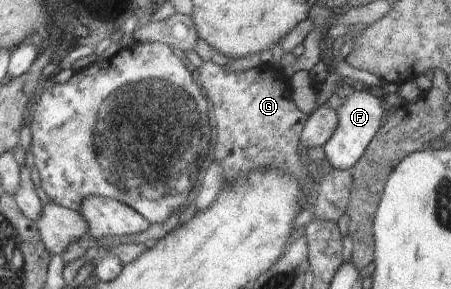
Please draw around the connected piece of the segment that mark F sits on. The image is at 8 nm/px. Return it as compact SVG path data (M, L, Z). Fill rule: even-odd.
M348 88L342 93L342 104L336 113L338 116L337 128L321 149L324 151L324 158L333 168L345 171L353 167L364 155L371 139L380 129L381 120L385 117L386 112L381 109L379 100L369 91L369 88L357 91Z

